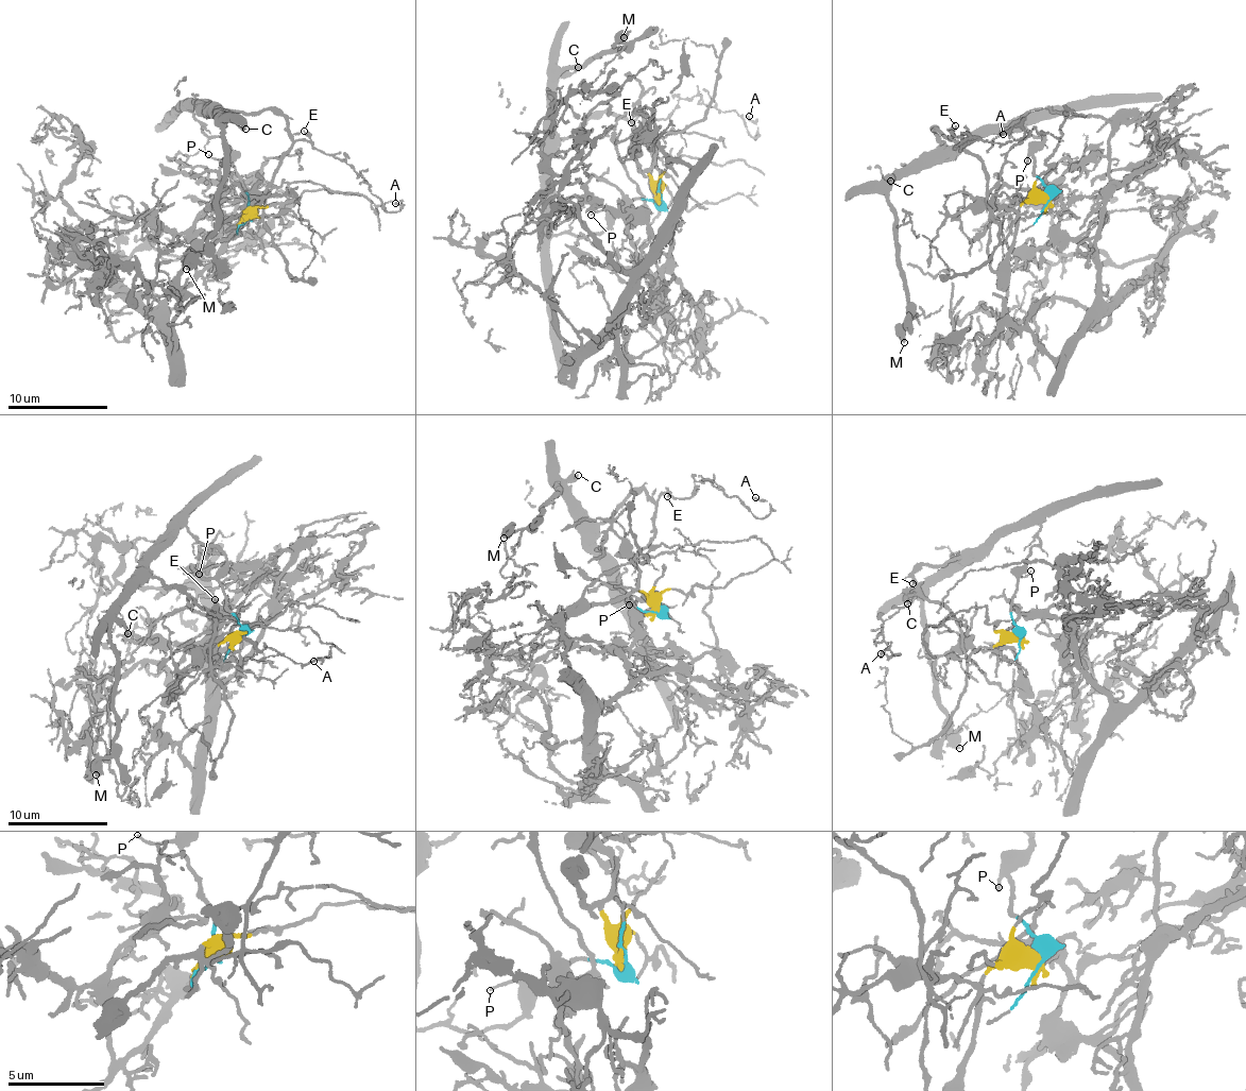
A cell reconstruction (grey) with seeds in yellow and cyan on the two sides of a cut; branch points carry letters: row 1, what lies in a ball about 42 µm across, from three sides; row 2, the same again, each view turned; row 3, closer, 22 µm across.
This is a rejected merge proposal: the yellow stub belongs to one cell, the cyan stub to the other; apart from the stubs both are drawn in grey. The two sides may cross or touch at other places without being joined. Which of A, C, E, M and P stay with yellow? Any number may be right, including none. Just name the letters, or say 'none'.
none

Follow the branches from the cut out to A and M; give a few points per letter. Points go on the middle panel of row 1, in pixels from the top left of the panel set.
A: (661, 200), (556, 234), (551, 151), (593, 118), (665, 119), (697, 95), (755, 138), (749, 117)
M: (661, 200), (636, 199), (590, 235), (550, 226), (557, 79), (624, 37)

